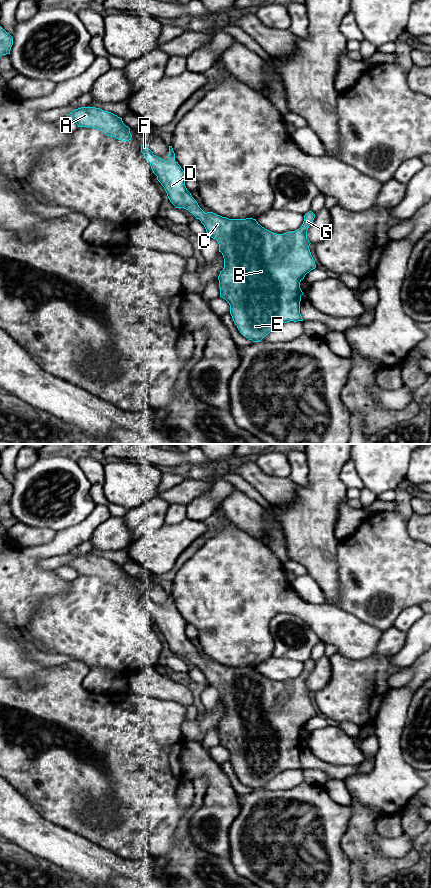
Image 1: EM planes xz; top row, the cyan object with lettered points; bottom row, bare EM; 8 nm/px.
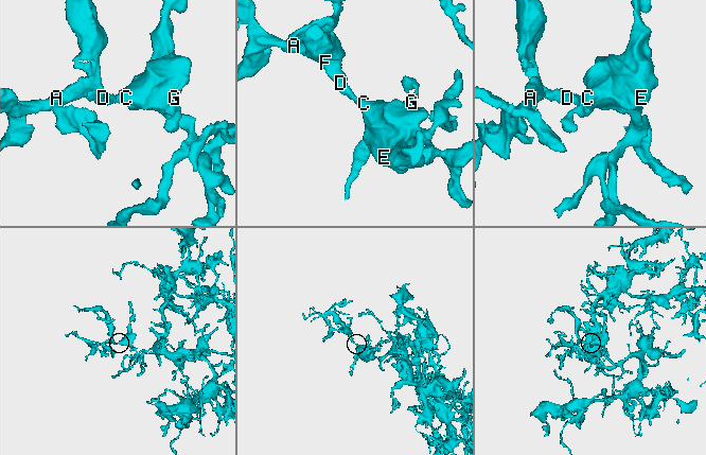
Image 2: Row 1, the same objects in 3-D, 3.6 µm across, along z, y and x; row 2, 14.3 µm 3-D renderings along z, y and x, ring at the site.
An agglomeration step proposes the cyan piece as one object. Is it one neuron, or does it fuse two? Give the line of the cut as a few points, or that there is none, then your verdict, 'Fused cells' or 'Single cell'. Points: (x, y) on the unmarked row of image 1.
No split. Single cell

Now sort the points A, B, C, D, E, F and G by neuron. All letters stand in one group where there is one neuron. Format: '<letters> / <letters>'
A B C D E F G

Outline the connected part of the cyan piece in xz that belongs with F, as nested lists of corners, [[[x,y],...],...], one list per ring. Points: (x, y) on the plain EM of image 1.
[[[146,592],[141,593],[141,600],[170,650],[176,656],[192,661],[204,673],[208,685],[217,688],[219,700],[224,706],[224,716],[218,724],[220,745],[229,751],[230,762],[240,781],[253,790],[260,790],[283,771],[303,769],[300,749],[304,741],[300,730],[316,716],[309,697],[311,691],[307,687],[307,679],[315,662],[312,659],[305,662],[299,677],[277,682],[265,677],[253,666],[229,667],[213,660],[205,661],[185,634],[187,623],[175,609],[172,594],[169,594],[168,609],[154,603]]]

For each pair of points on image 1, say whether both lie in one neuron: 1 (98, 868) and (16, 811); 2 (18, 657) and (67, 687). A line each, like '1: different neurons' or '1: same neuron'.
1: same neuron
2: different neurons

